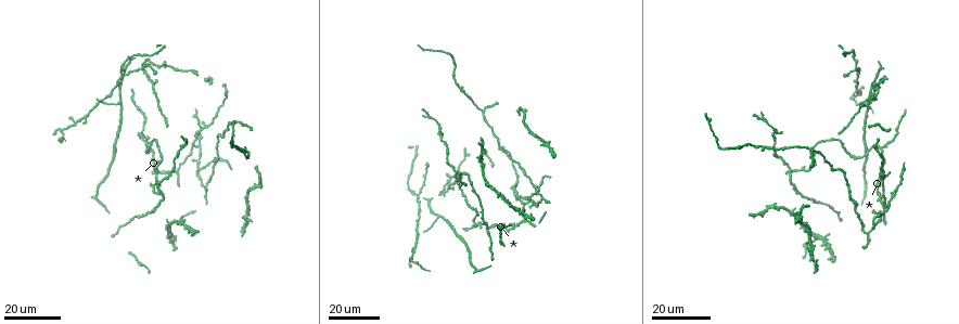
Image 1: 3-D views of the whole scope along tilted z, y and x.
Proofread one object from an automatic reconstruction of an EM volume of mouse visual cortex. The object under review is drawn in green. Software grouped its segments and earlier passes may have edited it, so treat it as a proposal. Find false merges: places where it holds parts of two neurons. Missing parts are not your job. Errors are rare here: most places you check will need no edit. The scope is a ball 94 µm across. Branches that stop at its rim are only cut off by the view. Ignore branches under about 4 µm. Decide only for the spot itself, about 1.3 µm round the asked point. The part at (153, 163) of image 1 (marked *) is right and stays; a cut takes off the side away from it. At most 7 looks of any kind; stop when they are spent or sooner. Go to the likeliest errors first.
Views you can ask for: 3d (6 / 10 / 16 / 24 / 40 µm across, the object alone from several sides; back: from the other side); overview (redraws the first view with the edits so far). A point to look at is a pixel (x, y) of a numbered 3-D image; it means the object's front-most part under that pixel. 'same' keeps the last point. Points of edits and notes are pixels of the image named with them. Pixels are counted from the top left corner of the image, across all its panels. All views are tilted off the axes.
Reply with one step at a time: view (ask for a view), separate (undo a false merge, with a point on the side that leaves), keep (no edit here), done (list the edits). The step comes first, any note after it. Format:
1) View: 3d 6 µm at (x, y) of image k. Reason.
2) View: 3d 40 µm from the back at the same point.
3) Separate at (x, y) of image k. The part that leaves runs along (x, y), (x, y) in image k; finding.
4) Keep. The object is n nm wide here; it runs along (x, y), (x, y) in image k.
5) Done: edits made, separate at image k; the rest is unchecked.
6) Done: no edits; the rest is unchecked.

View: 3d 24 µm at (159, 189) of image 1. Four-way junction.

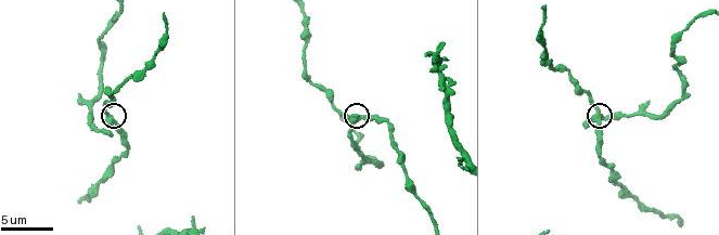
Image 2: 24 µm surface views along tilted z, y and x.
View: 3d 6 µm at (362, 116) of image 2.

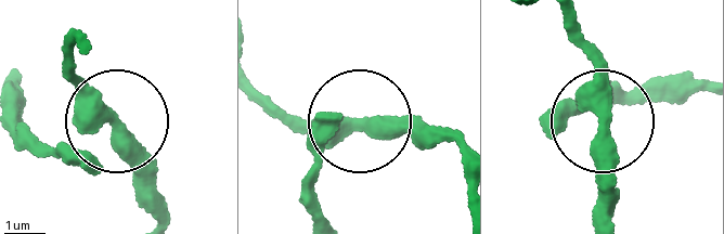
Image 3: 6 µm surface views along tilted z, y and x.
Keep. It runs along (18, 82), (22, 131), (67, 150), (114, 116), (62, 62) in image 3; all the same neuron.

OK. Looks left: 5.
View: 3d 16 µm at (476, 226) of image 1. Four arms meet.

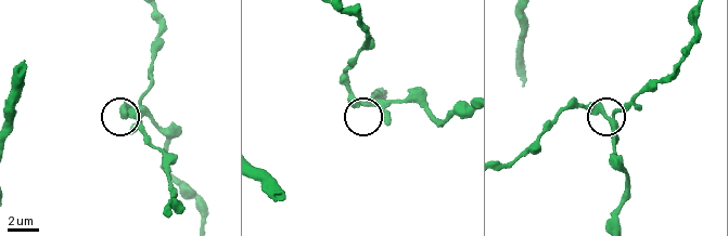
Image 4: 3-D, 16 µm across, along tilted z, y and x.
View: 3d 6 µm at (369, 102) of image 4.

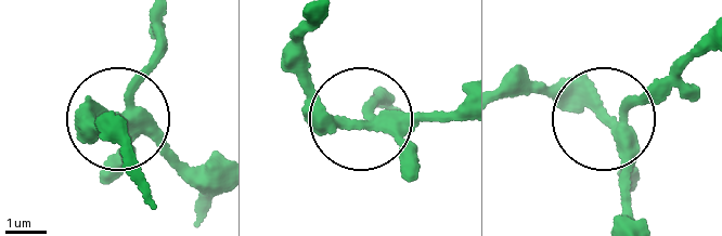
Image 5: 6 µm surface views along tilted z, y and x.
Keep. 4 arms meet here; one neuron here.

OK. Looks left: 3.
View: 3d 16 µm at (121, 101) of image 1. Three-way junction.

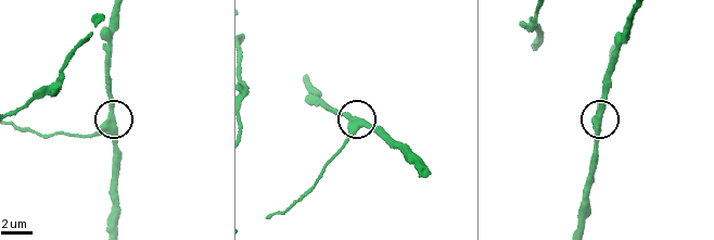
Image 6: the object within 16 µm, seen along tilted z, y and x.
View: 3d 6 µm at (108, 130) of image 6.

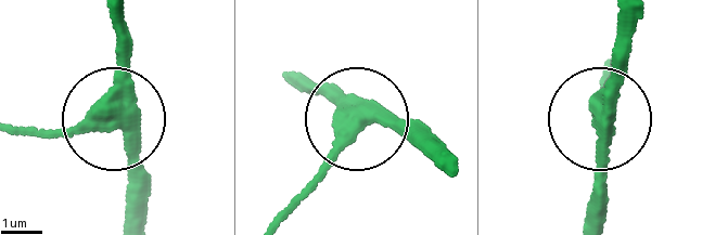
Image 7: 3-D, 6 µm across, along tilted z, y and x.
View: 3d 6 µm from the back at (358, 125) of image 7.

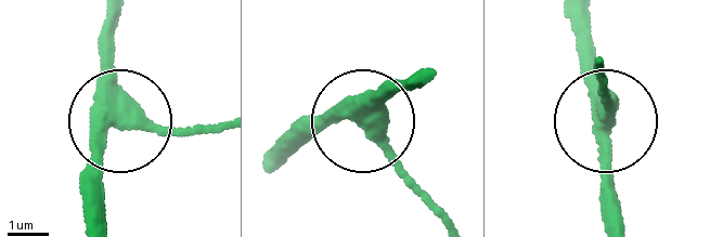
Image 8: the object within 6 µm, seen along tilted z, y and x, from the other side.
Separate at (199, 132) of image 8. The object is 390 nm wide here; a second neuron is stuck on.

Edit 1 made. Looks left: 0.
Done: edits made, separate at image 8; the rest is unchecked.

